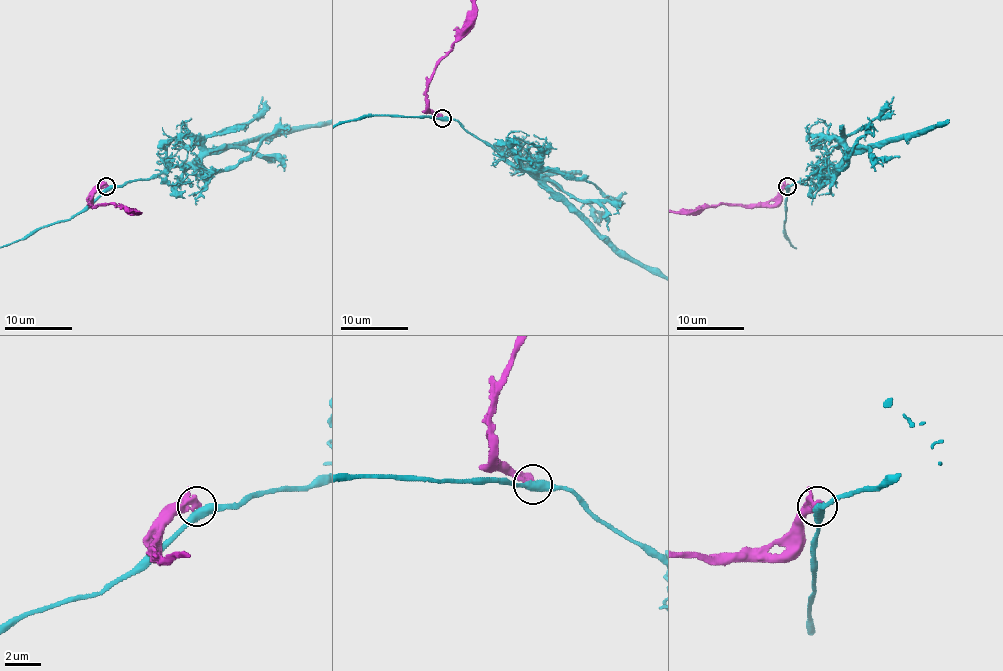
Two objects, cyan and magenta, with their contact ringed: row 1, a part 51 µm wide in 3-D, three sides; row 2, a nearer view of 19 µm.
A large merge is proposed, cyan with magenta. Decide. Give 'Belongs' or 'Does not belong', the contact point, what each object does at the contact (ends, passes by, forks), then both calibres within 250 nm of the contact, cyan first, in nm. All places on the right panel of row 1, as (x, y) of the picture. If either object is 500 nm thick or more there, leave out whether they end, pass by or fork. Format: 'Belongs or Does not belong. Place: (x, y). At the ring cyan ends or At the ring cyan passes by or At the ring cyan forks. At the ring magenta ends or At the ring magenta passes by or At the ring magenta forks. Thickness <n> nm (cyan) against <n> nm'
Does not belong. Place: (787, 186). At the ring cyan passes by. At the ring magenta passes by. Thickness 480 nm (cyan) against 280 nm

